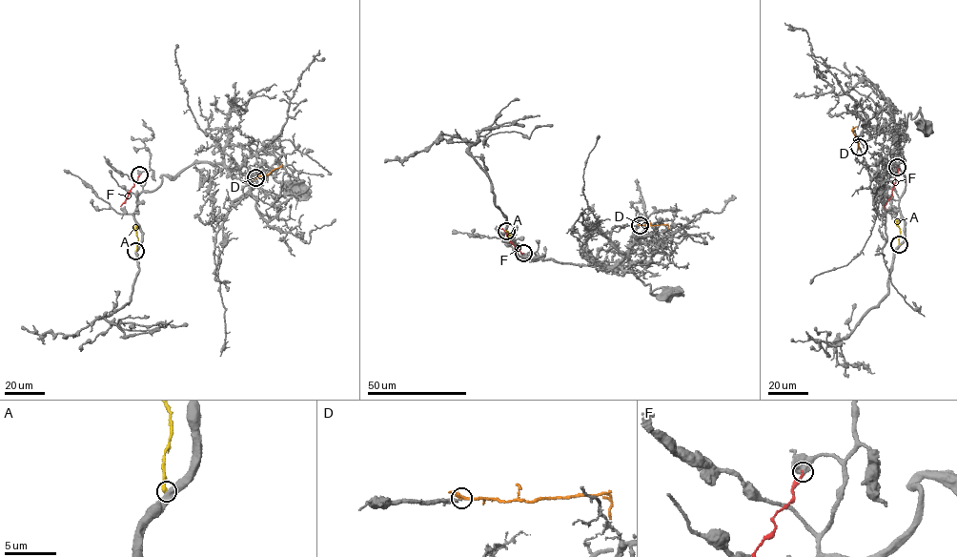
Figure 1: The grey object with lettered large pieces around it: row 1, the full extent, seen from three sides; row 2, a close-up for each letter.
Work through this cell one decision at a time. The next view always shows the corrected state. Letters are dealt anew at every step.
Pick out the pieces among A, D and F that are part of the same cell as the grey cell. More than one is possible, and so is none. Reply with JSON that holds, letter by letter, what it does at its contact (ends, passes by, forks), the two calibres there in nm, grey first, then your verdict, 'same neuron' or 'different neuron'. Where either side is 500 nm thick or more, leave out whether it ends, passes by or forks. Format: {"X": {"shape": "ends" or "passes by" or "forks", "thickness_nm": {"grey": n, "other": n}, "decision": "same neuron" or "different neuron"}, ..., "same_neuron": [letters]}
{"A": {"thickness_nm": {"grey": 500, "other": 320}, "decision": "different neuron"}, "D": {"shape": "passes by", "thickness_nm": {"grey": 260, "other": 240}, "decision": "different neuron"}, "F": {"thickness_nm": {"grey": 650, "other": 170}, "decision": "different neuron"}, "same_neuron": []}

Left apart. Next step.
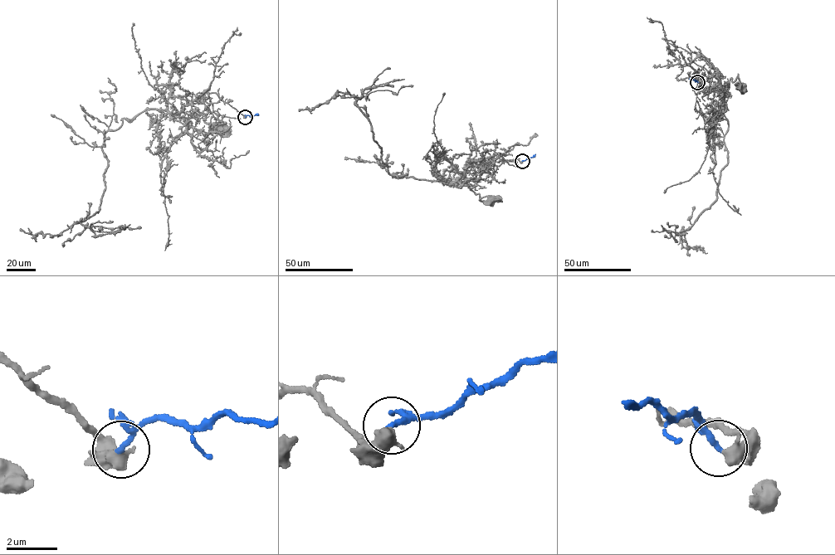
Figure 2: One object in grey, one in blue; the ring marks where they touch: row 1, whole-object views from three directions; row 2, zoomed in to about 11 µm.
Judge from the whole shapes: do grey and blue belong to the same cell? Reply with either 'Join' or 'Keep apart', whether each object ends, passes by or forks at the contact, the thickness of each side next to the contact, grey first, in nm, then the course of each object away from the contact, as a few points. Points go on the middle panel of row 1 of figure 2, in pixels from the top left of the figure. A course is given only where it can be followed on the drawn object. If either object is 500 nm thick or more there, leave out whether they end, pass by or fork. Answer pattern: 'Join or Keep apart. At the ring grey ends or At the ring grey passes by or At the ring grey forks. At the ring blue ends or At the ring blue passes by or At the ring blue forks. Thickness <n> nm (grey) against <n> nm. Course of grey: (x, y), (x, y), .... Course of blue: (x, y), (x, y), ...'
Join. Thickness 550 nm (grey) against 220 nm. Course of grey: (522, 161), (471, 165), (461, 174), (461, 184), (484, 202), (480, 200), (488, 196), (490, 200). Course of blue: (522, 161), (535, 153)

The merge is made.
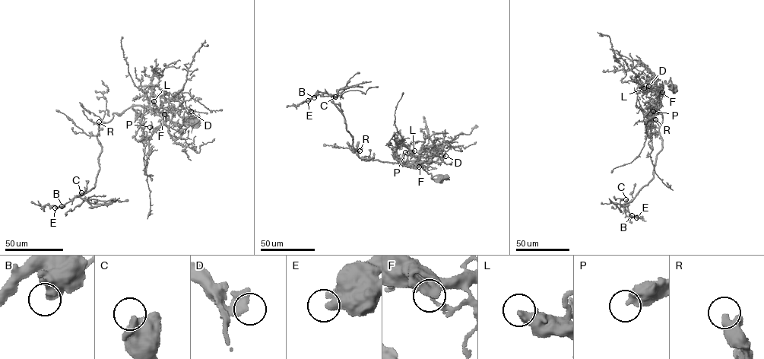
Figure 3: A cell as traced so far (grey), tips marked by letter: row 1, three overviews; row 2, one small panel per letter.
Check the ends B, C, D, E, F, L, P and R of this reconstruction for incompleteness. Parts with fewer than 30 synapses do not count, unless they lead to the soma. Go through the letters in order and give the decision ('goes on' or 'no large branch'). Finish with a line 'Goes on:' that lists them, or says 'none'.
B: no large branch
C: no large branch
D: no large branch
E: no large branch
F: no large branch
L: goes on
P: no large branch
R: no large branch
Goes on: L

